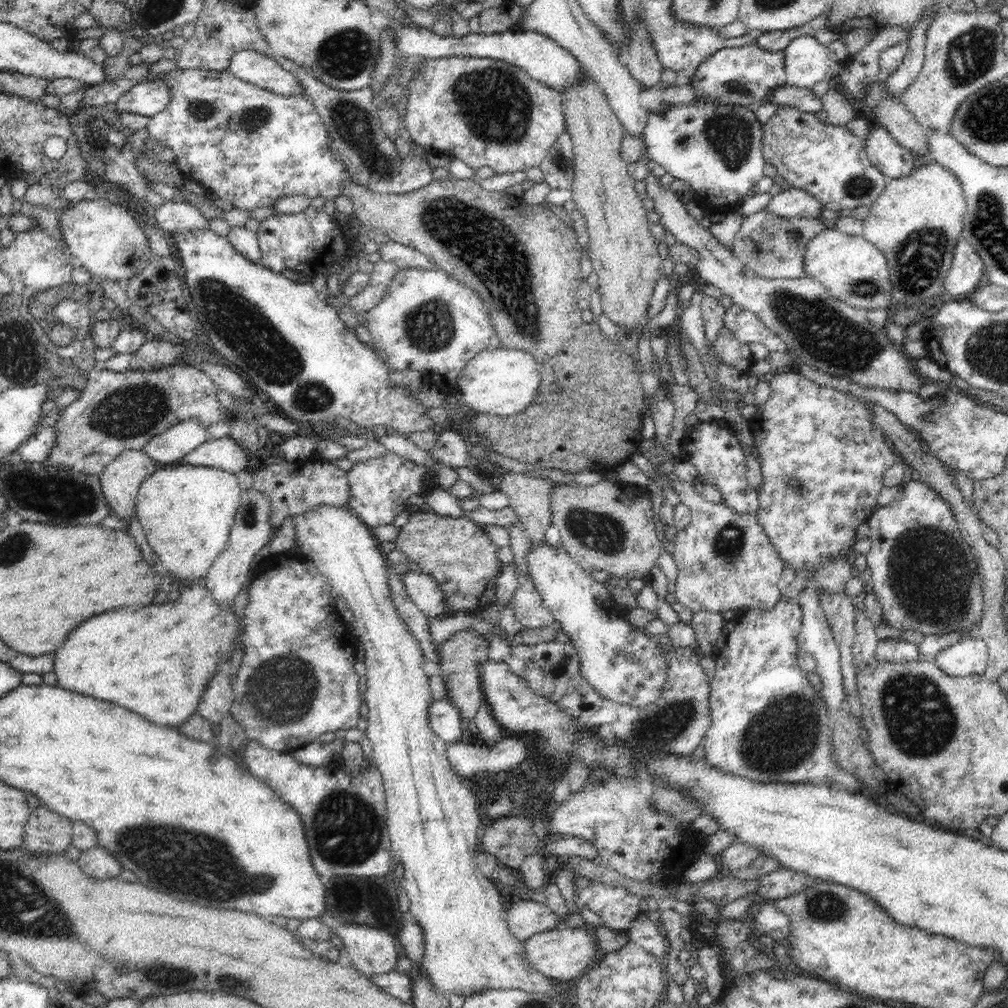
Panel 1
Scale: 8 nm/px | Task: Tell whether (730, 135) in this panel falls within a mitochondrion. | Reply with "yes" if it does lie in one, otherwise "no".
yes

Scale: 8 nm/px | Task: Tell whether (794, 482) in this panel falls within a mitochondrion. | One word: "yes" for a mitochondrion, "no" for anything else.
yes

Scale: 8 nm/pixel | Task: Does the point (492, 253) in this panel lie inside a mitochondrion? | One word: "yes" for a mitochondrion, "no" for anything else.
yes

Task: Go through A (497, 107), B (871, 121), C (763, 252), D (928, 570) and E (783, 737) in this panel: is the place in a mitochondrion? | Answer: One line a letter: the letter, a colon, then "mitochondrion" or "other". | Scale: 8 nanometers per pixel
A: mitochondrion
B: other
C: mitochondrion
D: mitochondrion
E: mitochondrion

